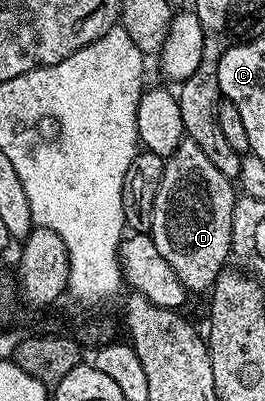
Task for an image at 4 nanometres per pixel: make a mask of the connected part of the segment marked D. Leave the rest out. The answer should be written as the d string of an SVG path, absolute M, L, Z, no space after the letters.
M189 138L179 142L178 149L171 156L165 157L164 174L160 178L160 190L156 190L156 206L152 210L152 226L148 233L156 242L156 250L160 250L164 262L176 270L176 278L191 293L202 292L214 287L214 279L227 267L227 260L231 257L230 235L232 234L232 214L236 188L231 180L192 142Z

